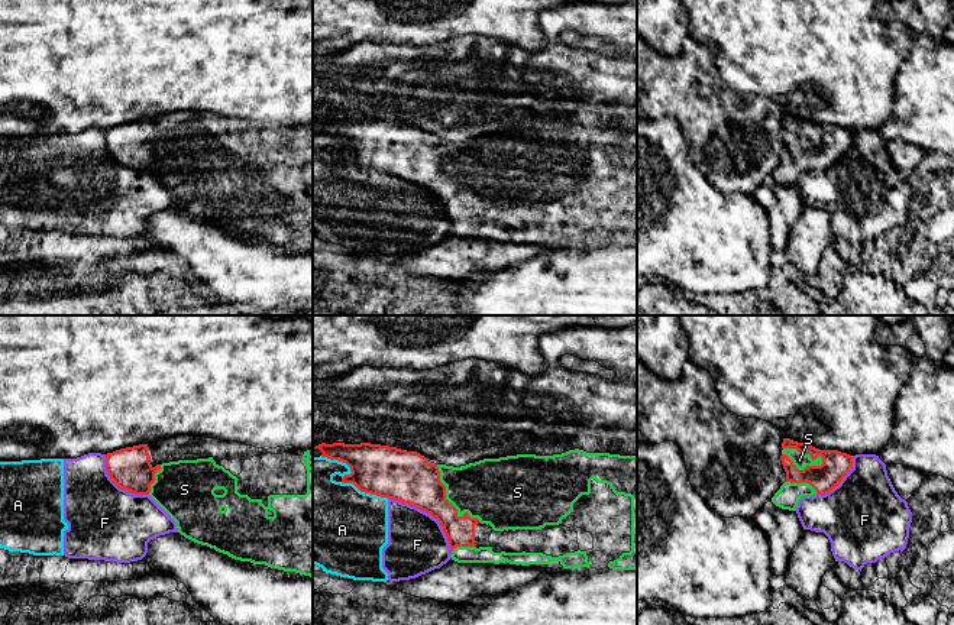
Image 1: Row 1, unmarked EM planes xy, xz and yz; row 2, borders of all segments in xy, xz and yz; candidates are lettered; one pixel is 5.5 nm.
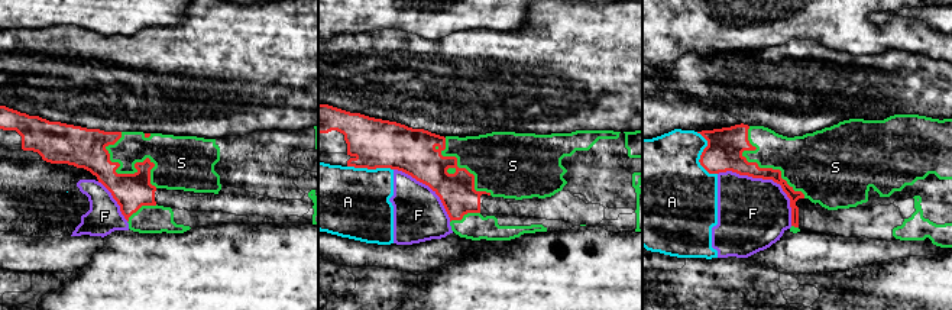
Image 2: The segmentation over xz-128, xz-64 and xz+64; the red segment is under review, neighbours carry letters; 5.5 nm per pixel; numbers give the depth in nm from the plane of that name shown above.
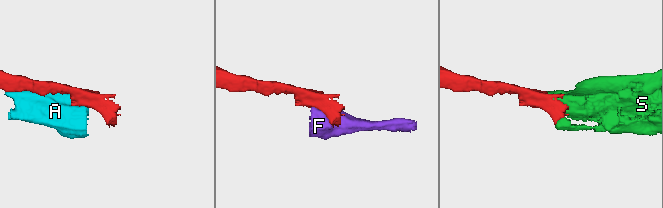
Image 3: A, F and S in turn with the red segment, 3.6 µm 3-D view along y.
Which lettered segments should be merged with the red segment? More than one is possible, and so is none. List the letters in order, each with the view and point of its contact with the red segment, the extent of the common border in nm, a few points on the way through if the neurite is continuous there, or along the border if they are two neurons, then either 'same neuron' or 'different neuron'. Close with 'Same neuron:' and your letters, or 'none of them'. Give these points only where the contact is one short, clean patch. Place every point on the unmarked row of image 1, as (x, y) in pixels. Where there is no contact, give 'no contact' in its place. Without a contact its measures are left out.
A: contact xz (365, 168); length 280 nm; different neuron
F: contact xz (429, 188); length 460 nm; different neuron
S: contact yz (805, 129); length 240 nm; same neuron
Same neuron: S

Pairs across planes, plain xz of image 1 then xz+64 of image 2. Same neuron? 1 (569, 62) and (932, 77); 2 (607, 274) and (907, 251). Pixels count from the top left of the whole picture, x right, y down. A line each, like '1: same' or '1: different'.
1: same
2: different

